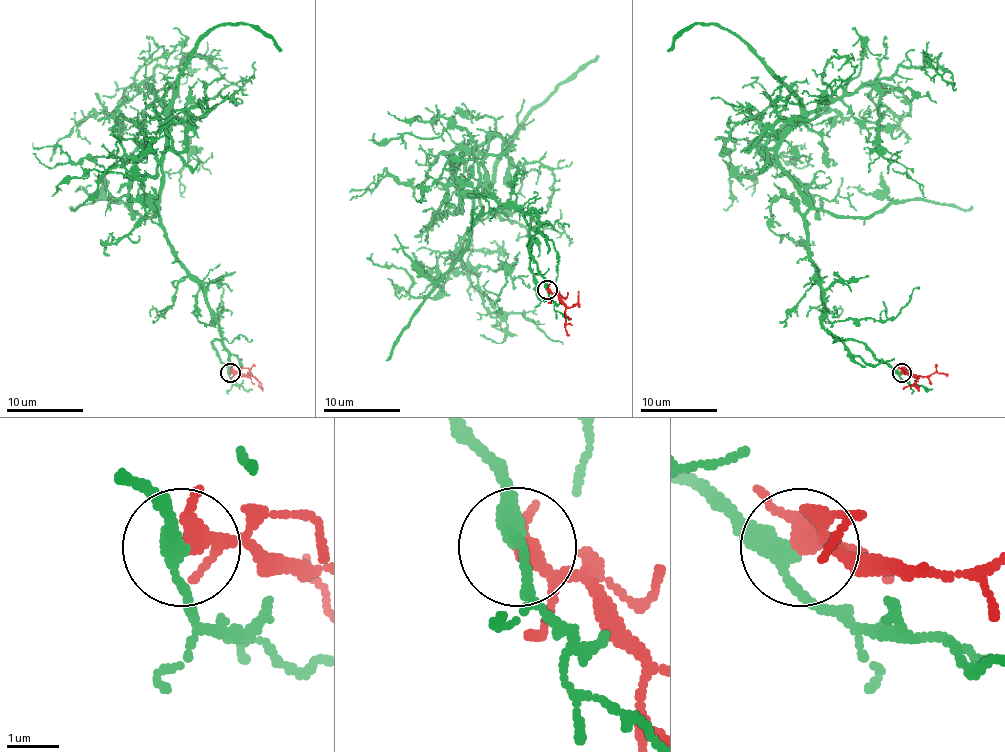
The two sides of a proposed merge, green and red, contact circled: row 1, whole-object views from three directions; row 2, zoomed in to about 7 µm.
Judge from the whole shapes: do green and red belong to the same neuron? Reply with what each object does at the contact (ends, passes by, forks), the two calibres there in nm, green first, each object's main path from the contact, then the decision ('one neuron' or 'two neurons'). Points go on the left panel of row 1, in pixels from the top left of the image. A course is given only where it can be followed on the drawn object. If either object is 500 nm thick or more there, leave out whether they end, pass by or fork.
green passes by; red forks; calibres 300 and 240 nm; course green (229, 372), (212, 345), (222, 338), (207, 290), (159, 214), (167, 116), (155, 94), (130, 86), (50, 160); course red (229, 372), (252, 374); one neuron

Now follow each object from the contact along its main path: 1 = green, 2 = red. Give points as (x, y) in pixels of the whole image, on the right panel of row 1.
1: (902, 372), (824, 326), (807, 197), (778, 141), (862, 86), (892, 86), (910, 113), (881, 116), (871, 160)
2: (902, 372), (919, 376), (948, 374)

